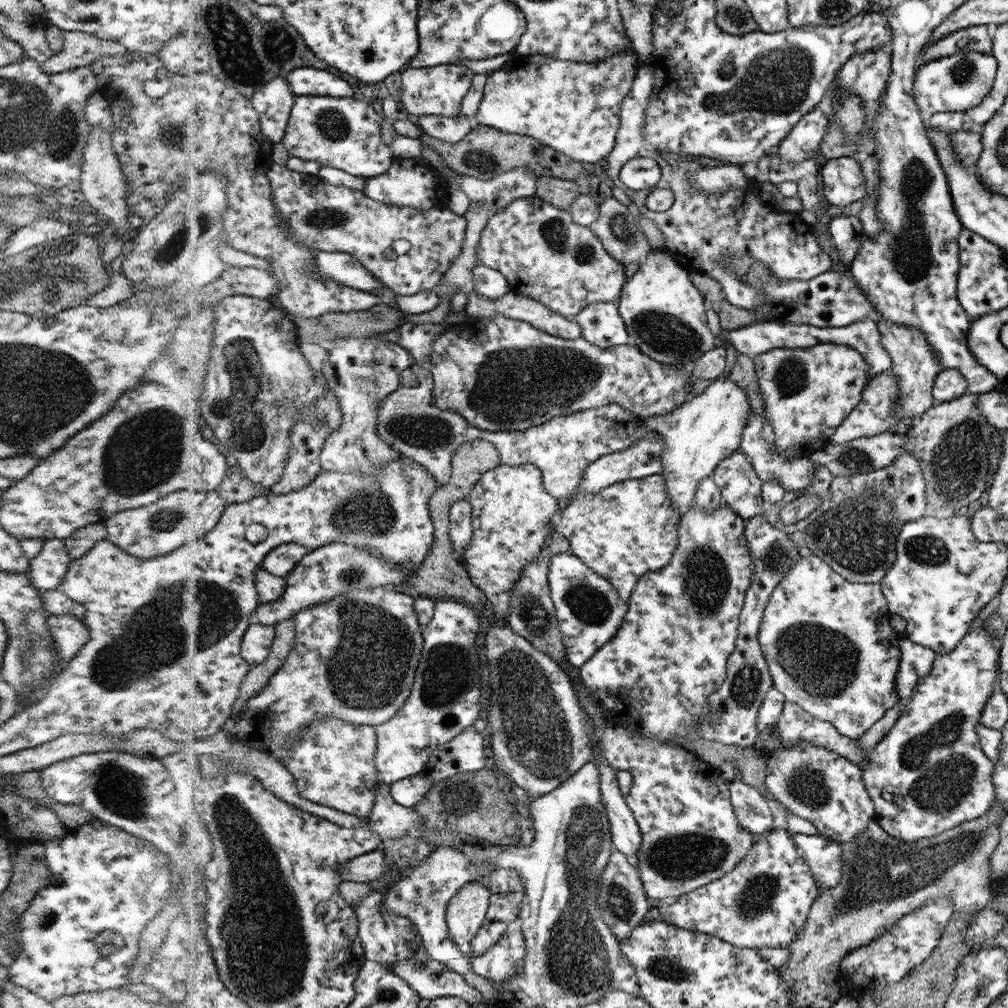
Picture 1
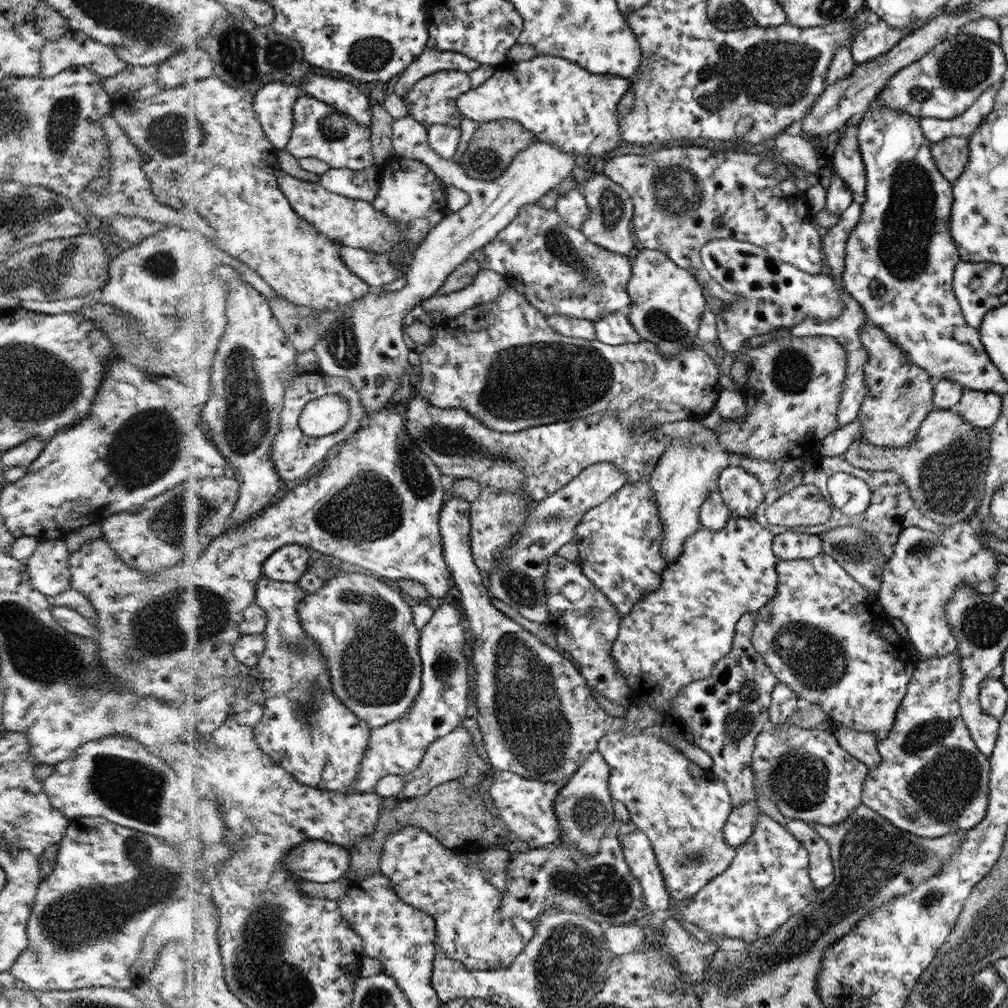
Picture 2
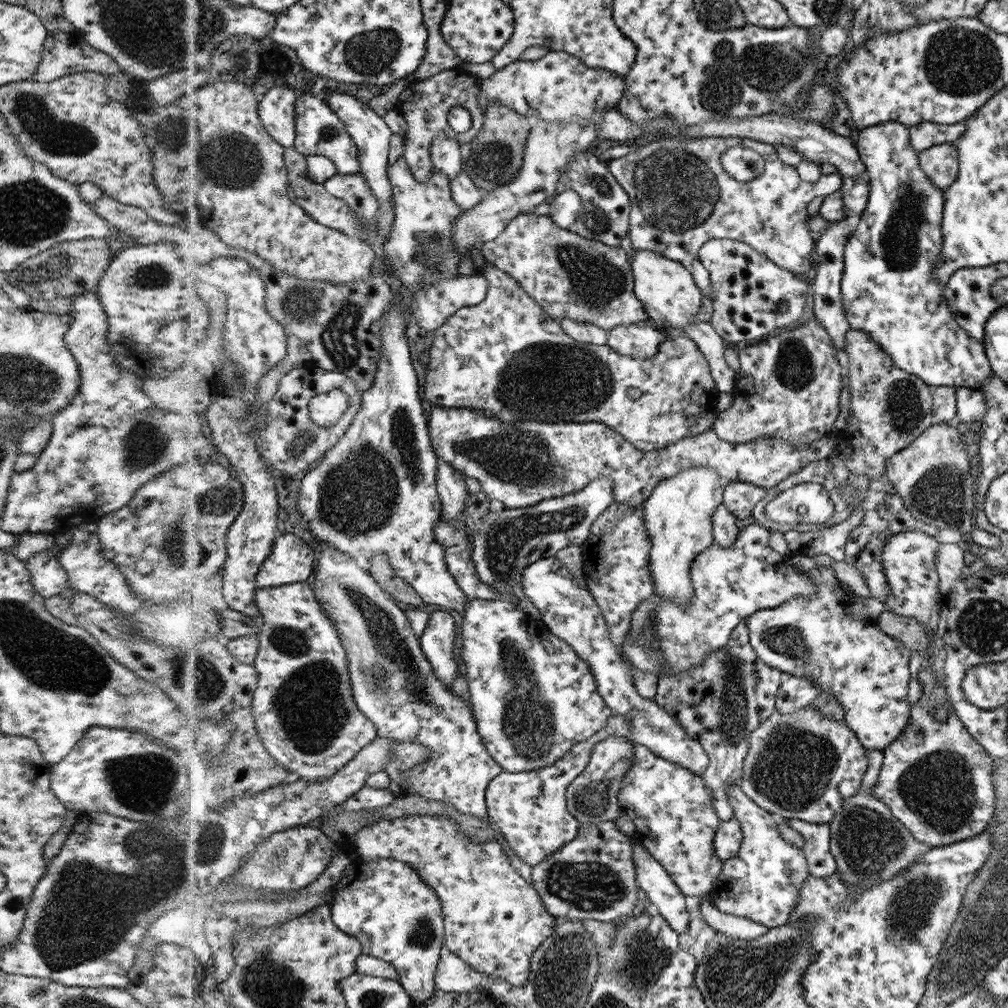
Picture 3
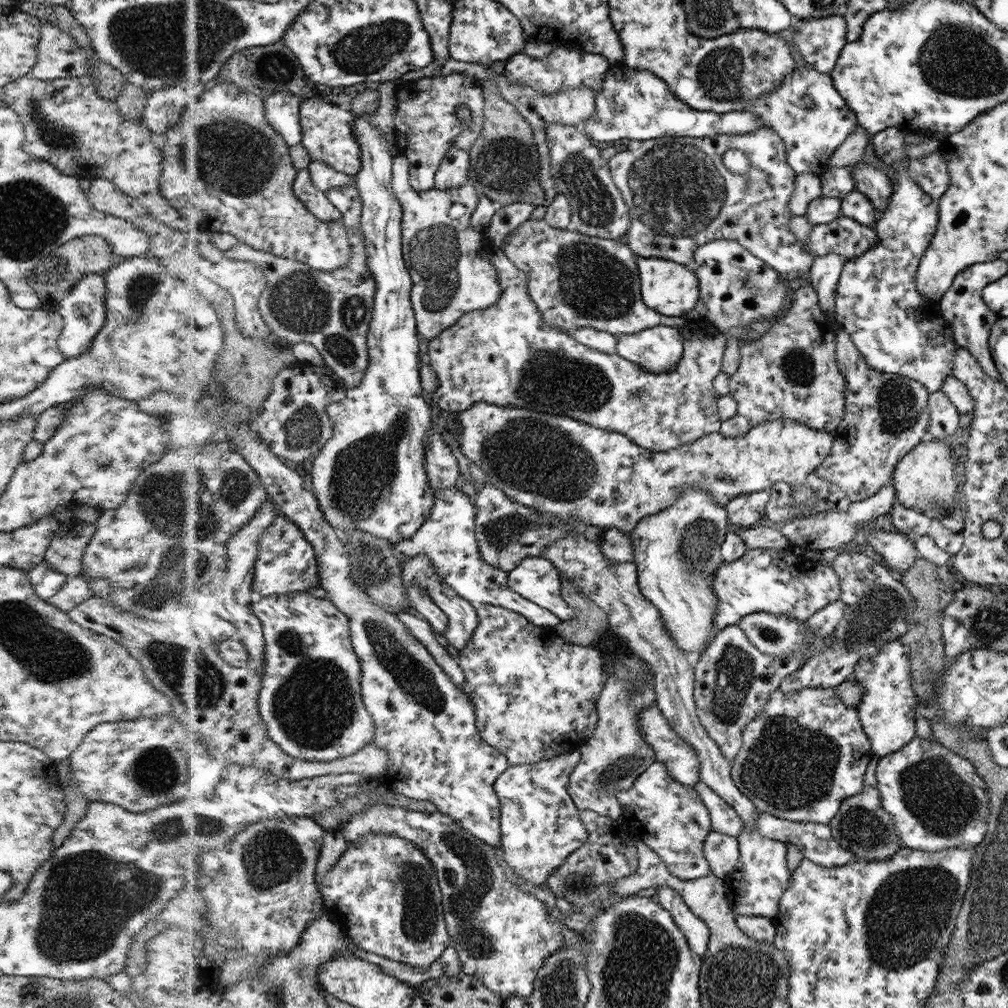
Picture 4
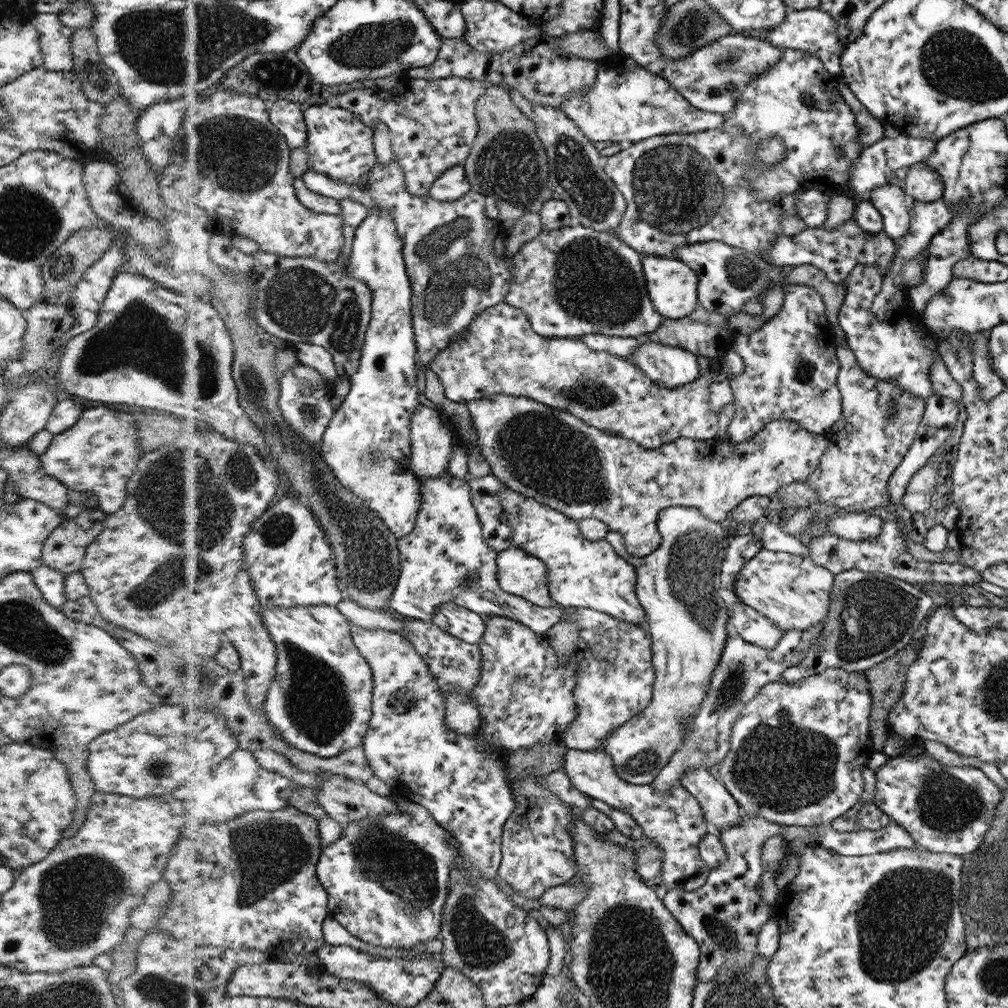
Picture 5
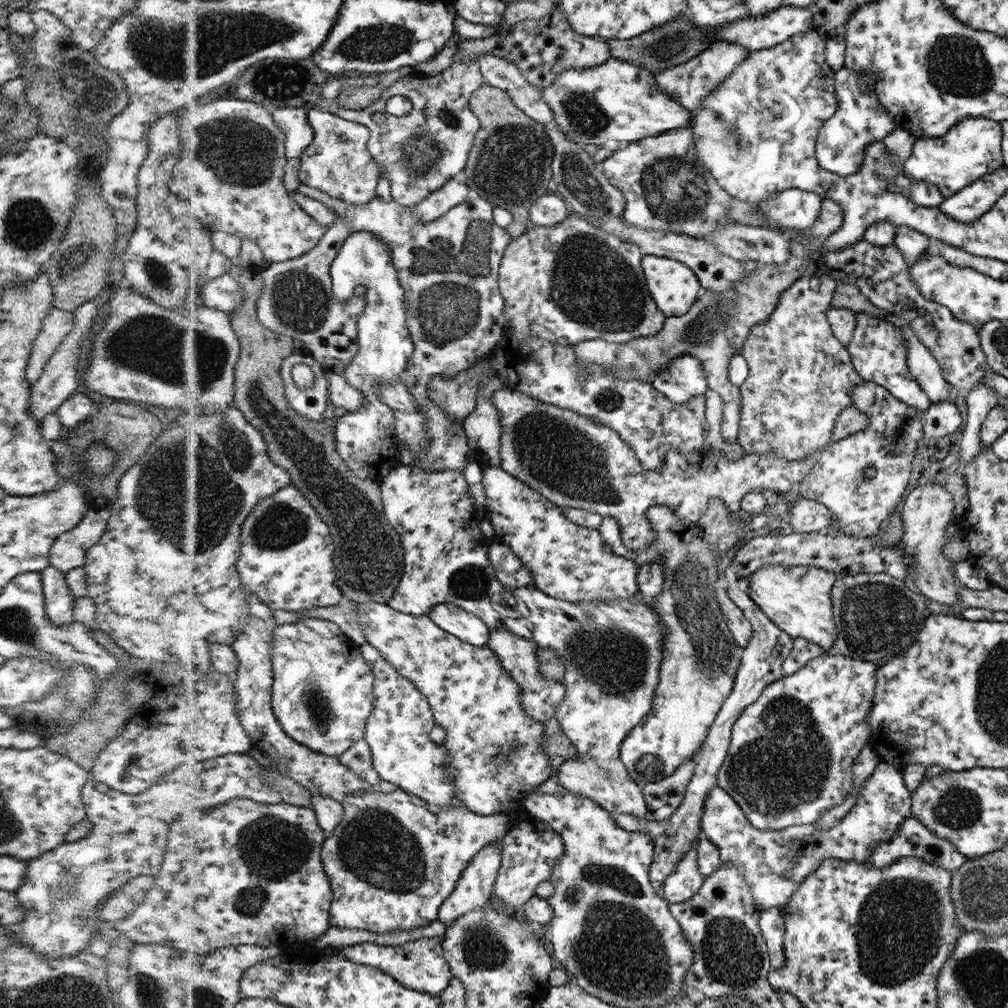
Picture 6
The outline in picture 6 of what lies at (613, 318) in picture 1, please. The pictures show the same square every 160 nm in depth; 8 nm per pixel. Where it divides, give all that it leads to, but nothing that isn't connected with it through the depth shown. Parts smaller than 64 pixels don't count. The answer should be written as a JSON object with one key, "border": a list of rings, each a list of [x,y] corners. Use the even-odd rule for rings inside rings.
{"border":[[[690,354],[677,357],[663,373],[657,374],[652,386],[672,403],[683,404],[707,392],[707,376],[700,362]]]}

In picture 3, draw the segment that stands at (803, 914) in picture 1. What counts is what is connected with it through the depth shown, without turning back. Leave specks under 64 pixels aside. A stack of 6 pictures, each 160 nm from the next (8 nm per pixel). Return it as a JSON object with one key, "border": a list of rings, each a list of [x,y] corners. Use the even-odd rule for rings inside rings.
{"border":[[[729,784],[726,794],[728,794],[728,801],[734,812],[733,817],[736,818],[737,822],[740,822],[743,840],[740,842],[739,852],[736,856],[723,862],[723,869],[721,869],[719,878],[709,893],[709,903],[721,913],[751,920],[751,922],[761,924],[767,929],[785,925],[789,921],[789,914],[796,909],[801,883],[809,875],[804,851],[791,846],[785,840],[781,840],[777,834],[778,824],[771,820],[771,813],[757,806],[738,785]]]}

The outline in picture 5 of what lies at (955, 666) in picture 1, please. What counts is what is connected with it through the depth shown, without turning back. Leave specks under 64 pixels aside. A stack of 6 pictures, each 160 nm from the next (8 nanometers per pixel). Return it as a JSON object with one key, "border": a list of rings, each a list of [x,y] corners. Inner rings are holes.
{"border":[[[903,752],[895,757],[890,757],[887,764],[883,768],[879,768],[875,771],[876,775],[876,787],[875,794],[872,798],[872,803],[879,807],[881,811],[891,818],[891,821],[898,824],[908,835],[914,840],[915,844],[921,846],[924,850],[934,853],[947,853],[954,854],[955,856],[962,857],[965,855],[971,855],[981,852],[983,840],[995,818],[995,812],[997,804],[1003,798],[1003,791],[997,787],[991,780],[987,779],[980,769],[973,766],[961,766],[961,767],[946,767],[937,760],[931,758],[926,752],[922,755],[907,755],[907,752]]]}

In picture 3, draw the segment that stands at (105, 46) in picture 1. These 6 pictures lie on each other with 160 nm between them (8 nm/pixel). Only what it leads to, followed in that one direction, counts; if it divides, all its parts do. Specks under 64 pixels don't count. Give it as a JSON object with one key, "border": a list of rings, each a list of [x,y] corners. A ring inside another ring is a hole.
{"border":[[[61,31],[57,34],[48,33],[43,41],[39,65],[35,69],[32,80],[49,82],[62,78],[67,74],[77,74],[83,71],[92,71],[110,77],[119,75],[121,68],[115,64],[115,61],[108,54],[89,46],[78,31]]]}

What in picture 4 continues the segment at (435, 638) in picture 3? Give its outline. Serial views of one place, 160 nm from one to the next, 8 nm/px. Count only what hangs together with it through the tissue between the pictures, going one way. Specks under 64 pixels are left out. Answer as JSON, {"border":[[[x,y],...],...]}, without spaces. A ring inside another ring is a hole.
{"border":[[[406,584],[406,593],[410,598],[409,607],[421,613],[423,618],[432,624],[434,634],[441,641],[439,637],[444,633],[448,625],[447,615],[433,602],[433,599],[429,596],[428,590],[424,590],[423,586]]]}

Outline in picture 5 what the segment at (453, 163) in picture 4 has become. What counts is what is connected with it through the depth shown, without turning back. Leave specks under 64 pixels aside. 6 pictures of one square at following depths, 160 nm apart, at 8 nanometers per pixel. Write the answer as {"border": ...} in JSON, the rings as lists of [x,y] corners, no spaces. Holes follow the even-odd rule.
{"border":[[[455,165],[441,173],[439,178],[433,181],[429,195],[433,197],[433,200],[439,202],[451,202],[461,198],[469,190],[471,188],[464,177],[462,165]]]}

